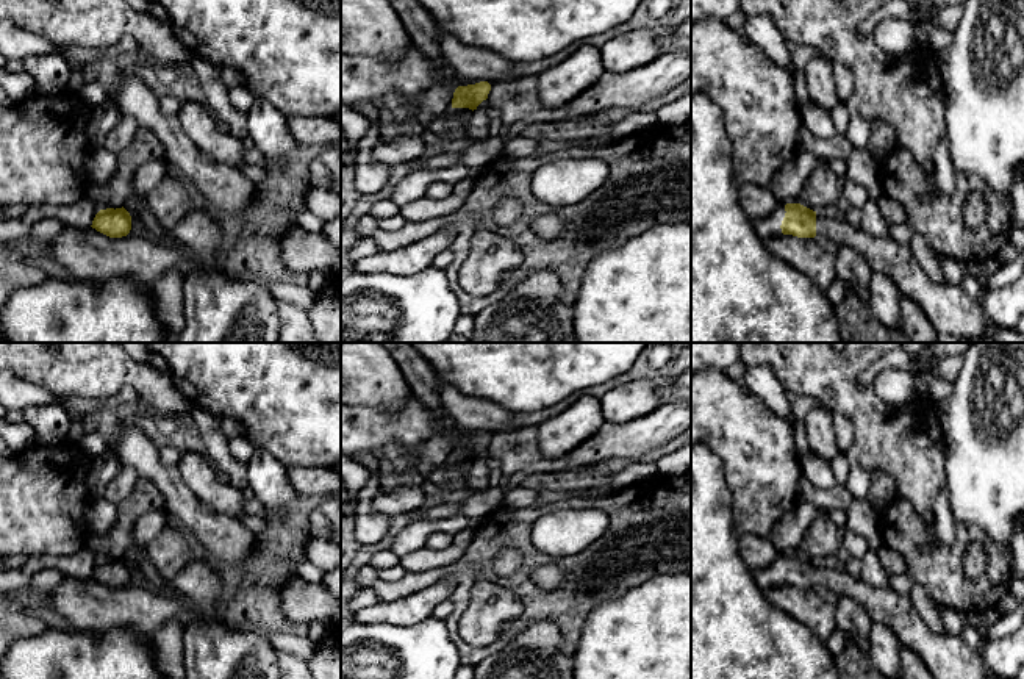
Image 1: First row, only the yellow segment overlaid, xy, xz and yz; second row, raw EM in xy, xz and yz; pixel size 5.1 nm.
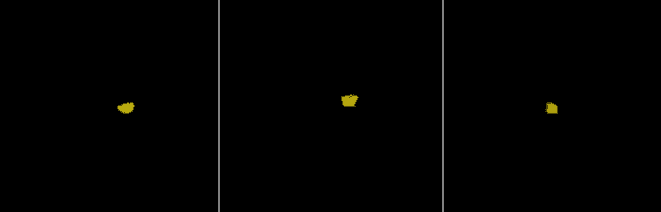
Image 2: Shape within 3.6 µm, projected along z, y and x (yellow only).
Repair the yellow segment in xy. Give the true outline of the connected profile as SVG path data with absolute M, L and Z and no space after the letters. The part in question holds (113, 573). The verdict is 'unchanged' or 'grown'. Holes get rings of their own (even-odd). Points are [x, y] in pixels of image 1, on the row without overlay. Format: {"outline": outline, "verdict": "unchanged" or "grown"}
{"outline": "M124 557L100 560L91 577L109 588L122 588L131 580L131 566Z", "verdict": "unchanged"}

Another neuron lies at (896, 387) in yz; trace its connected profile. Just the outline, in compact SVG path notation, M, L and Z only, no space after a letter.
M885 369L872 382L874 393L893 407L913 401L922 393L918 386L918 377L902 369Z

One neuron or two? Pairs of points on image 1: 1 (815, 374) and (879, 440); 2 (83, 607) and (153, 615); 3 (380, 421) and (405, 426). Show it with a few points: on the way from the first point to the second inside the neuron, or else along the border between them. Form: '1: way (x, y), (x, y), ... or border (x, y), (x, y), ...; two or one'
1: way (834, 385), (870, 421); one
2: way (100, 607), (136, 607); one
3: way (386, 424), (399, 424); one

